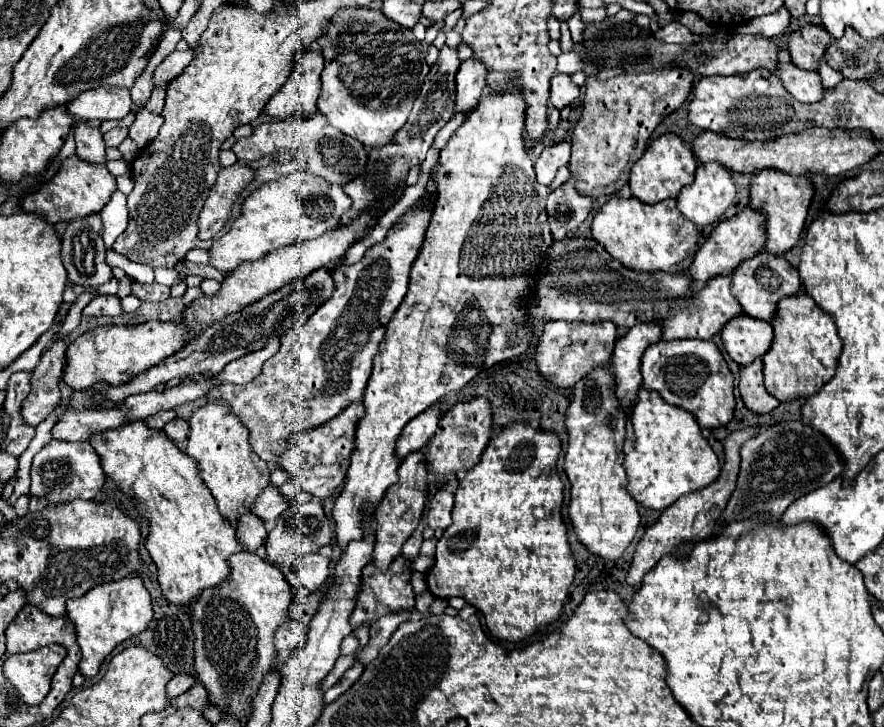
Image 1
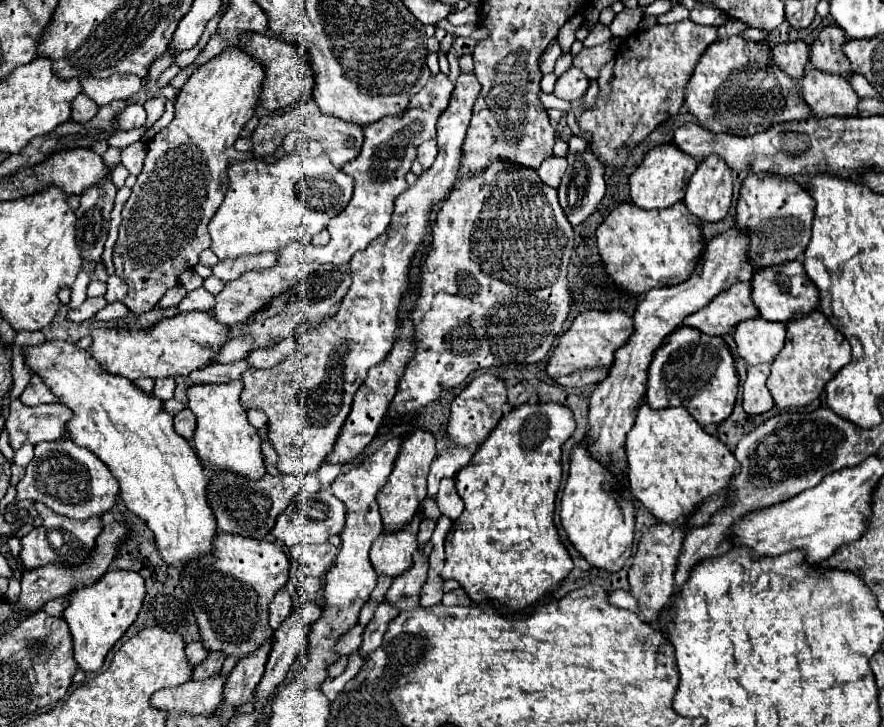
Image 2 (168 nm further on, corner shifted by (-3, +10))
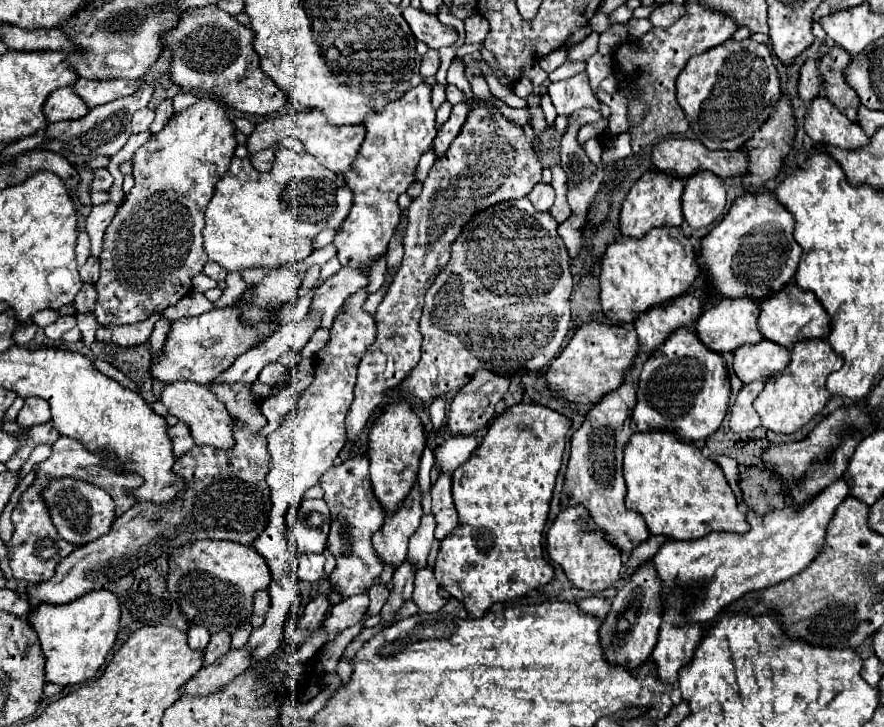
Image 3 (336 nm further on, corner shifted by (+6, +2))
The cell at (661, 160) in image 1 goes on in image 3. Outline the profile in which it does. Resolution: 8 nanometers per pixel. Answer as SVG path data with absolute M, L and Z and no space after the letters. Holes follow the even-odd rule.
M650 169L646 171L634 185L630 187L622 211L620 211L620 233L628 237L642 237L646 235L652 227L662 227L662 225L680 225L682 223L682 209L680 209L680 197L684 191L684 179L672 177L668 173Z

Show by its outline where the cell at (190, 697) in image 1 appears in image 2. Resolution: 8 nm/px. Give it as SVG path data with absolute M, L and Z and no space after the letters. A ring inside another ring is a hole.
M211 651L207 655L207 659L203 663L199 663L199 667L195 667L193 671L193 679L207 679L207 677L213 677L221 671L221 665L223 665L225 657L219 655L219 651Z

